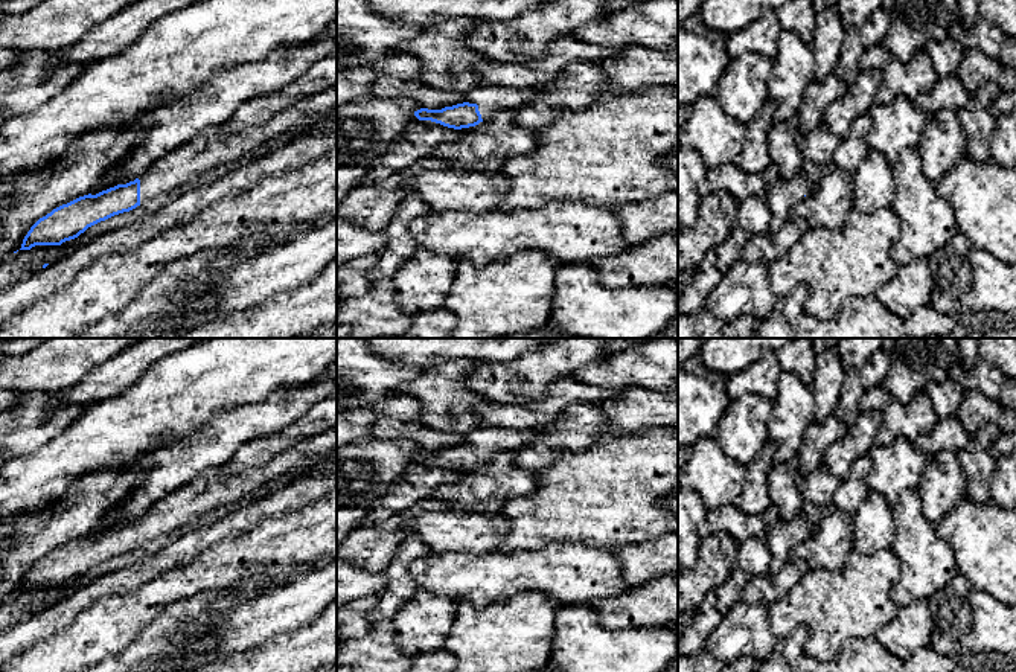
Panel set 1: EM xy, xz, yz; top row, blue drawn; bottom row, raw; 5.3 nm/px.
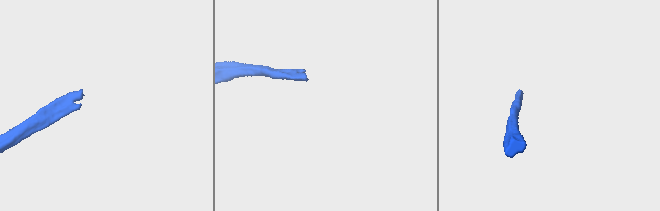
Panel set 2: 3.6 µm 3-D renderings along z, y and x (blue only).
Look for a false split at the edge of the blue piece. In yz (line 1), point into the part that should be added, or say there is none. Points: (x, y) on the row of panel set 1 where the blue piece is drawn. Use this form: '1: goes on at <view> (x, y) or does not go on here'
1: does not go on here

